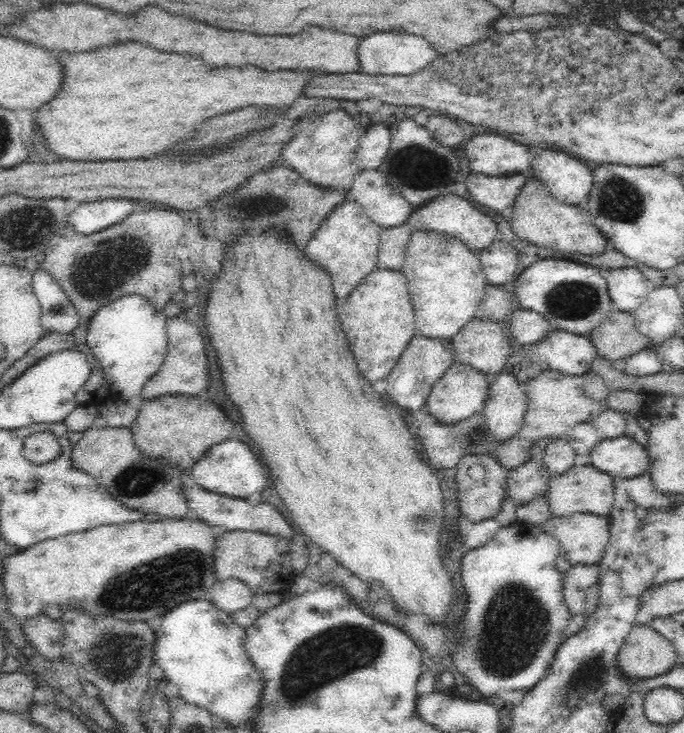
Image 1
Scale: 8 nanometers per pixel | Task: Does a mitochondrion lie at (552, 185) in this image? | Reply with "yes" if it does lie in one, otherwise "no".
no

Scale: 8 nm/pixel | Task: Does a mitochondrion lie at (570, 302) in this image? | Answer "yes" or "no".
yes

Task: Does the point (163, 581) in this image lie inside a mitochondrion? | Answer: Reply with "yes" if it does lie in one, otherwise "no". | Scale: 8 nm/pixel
yes

